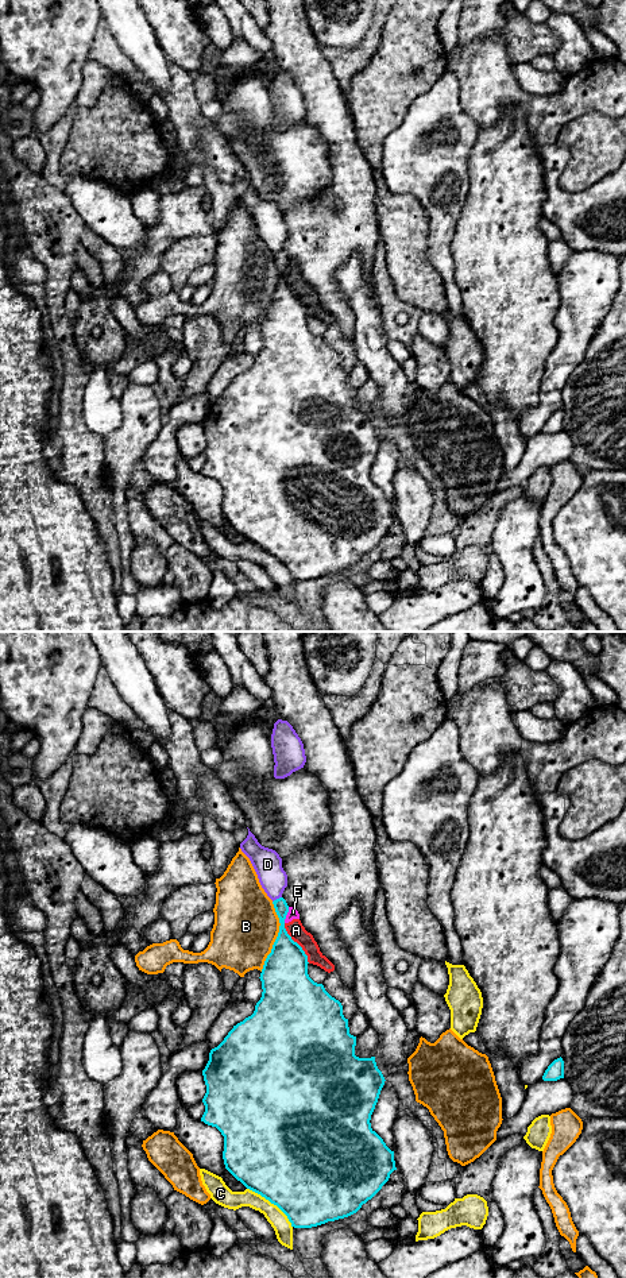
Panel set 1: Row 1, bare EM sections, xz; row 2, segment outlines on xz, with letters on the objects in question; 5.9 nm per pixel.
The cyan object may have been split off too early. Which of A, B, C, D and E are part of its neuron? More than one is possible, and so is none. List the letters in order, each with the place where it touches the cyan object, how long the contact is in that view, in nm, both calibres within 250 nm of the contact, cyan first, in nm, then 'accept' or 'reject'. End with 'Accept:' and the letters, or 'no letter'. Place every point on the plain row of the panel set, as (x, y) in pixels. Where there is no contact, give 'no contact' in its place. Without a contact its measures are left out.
A: meets cyan in xz at (297, 296); contact 280 nm long; 280 nm thick on the cyan side, 100 nm on the other; reject
B: meets cyan in xz at (277, 289); contact 420 nm long; 280 nm thick on the cyan side, 380 nm on the other; reject
C: meets cyan in xz at (273, 555); contact 360 nm long; 500 nm thick on the cyan side, 110 nm on the other; reject
D: meets cyan in xz at (277, 251); contact 70 nm long; 90 nm thick on the cyan side, 170 nm on the other; accept
E: meets cyan in xz at (285, 267); contact 100 nm long; 200 nm thick on the cyan side, 60 nm on the other; reject
Accept: D

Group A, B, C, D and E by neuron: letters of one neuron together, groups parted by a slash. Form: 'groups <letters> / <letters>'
groups A E / B / C / D

